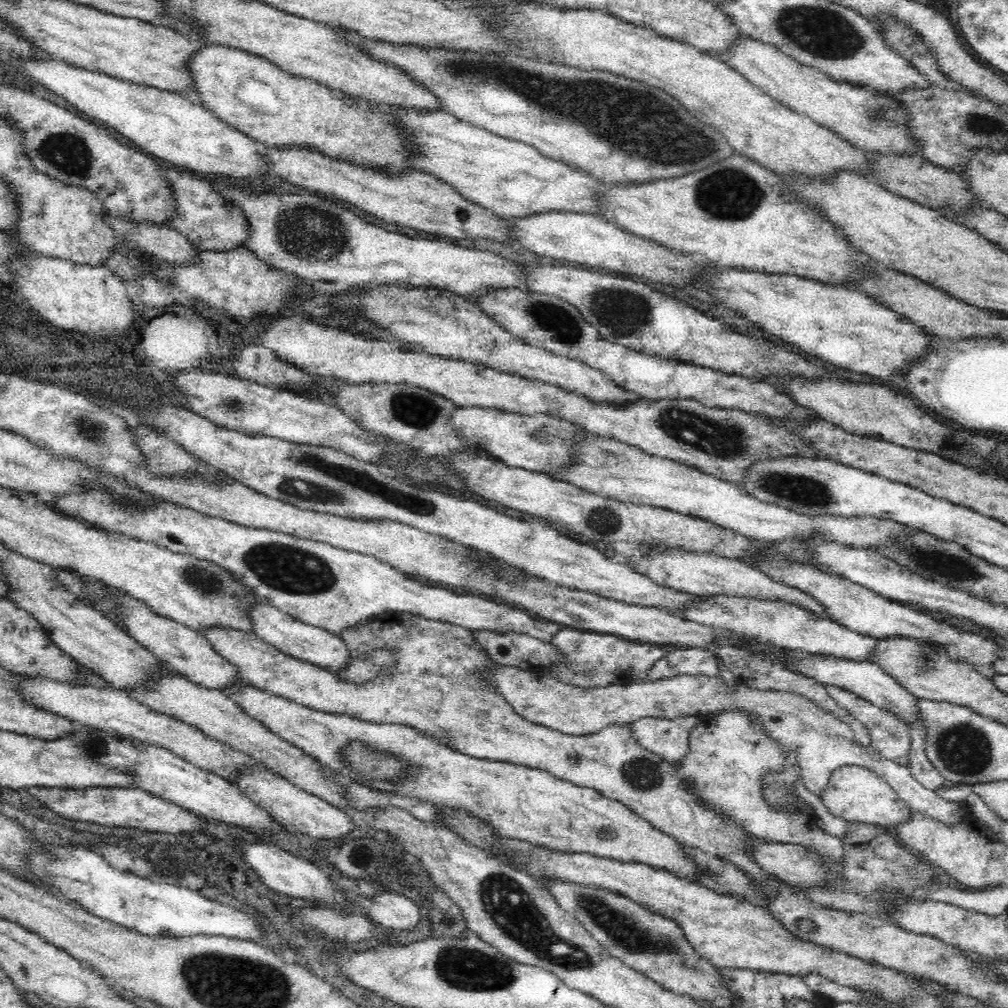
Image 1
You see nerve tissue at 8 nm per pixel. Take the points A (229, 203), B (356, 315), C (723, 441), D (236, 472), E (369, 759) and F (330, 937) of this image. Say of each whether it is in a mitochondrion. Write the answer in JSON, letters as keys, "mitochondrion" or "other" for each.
{"A":"other","B":"other","C":"mitochondrion","D":"other","E":"mitochondrion","F":"other"}

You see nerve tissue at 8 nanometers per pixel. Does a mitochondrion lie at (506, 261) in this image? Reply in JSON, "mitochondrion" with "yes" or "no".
{"mitochondrion":"no"}

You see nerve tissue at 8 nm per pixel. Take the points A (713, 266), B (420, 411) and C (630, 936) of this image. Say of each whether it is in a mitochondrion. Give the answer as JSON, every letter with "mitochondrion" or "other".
{"A":"other","B":"mitochondrion","C":"mitochondrion"}

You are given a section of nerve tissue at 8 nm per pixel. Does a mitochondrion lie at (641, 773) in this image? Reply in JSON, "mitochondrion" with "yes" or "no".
{"mitochondrion":"yes"}

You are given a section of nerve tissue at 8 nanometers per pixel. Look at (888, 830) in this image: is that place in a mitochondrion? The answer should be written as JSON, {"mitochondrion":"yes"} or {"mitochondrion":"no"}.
{"mitochondrion":"no"}

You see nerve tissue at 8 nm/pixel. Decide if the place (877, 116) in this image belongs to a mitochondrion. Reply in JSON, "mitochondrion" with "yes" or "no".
{"mitochondrion":"yes"}

